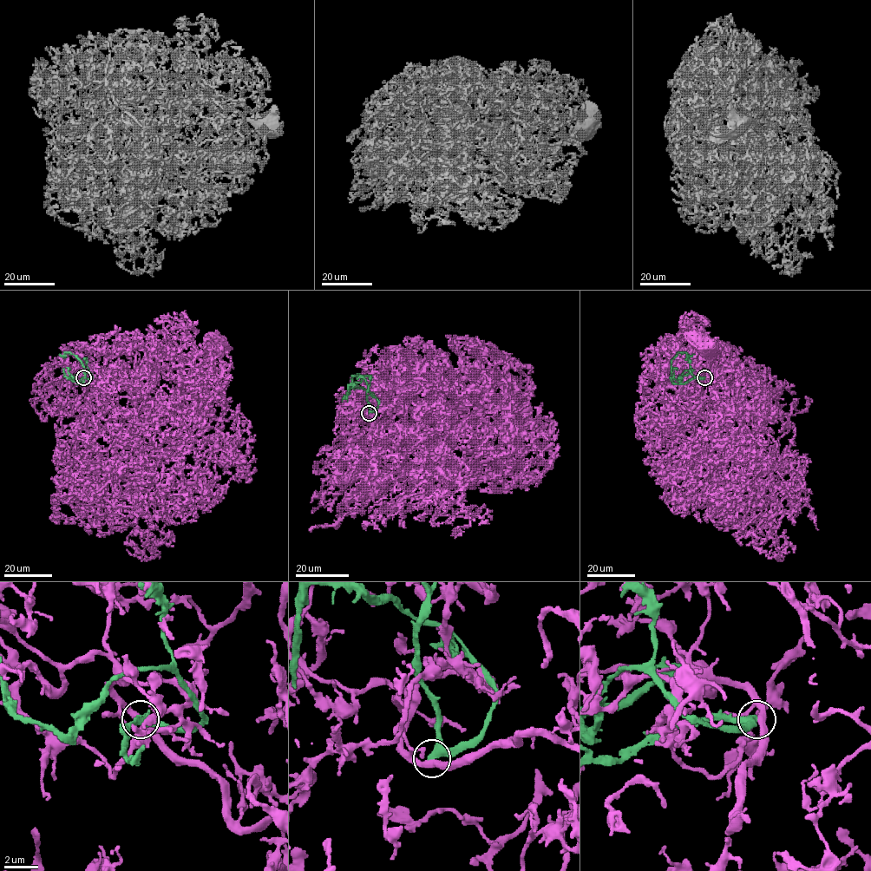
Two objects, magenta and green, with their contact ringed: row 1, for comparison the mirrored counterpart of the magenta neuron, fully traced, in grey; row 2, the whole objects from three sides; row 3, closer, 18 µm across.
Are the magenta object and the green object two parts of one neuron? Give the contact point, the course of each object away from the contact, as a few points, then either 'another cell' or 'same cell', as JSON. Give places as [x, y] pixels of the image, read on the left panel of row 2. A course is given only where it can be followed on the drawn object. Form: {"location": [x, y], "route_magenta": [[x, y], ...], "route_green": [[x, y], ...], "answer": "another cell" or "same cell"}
{"location": [83, 377], "route_magenta": [[83, 376], [99, 392], [139, 397], [134, 383], [156, 369], [207, 403], [199, 363], [217, 345]], "route_green": [[83, 377], [81, 383], [85, 374], [81, 360], [69, 352], [63, 356], [59, 354]], "answer": "another cell"}

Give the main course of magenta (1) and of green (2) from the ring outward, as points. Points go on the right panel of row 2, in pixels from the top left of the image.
1: (705, 376), (702, 397), (711, 397), (716, 370), (727, 369), (721, 379), (737, 401), (711, 391), (704, 345)
2: (704, 377), (694, 377), (683, 383), (671, 374), (671, 360), (678, 352), (687, 356), (694, 354)

